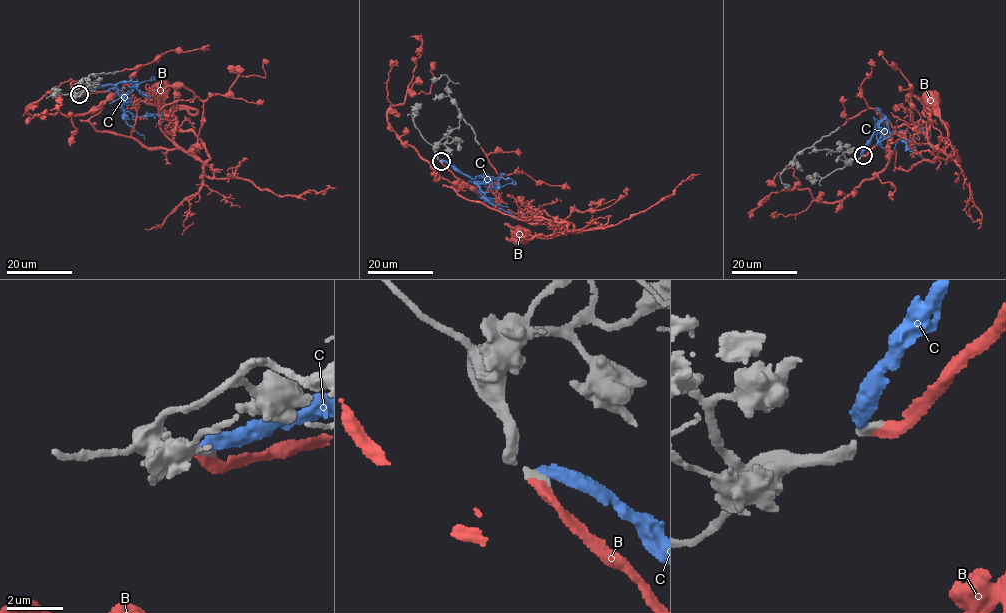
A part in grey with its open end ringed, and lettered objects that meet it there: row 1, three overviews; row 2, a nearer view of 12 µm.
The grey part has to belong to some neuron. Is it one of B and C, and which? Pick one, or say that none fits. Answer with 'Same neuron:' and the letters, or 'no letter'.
Same neuron: B

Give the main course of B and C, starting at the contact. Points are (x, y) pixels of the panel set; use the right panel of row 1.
B: (863, 155), (896, 128), (922, 119), (929, 123), (931, 146), (944, 152), (949, 146), (948, 125), (929, 101)
C: (862, 155), (875, 131), (891, 131), (906, 142), (915, 141), (922, 131), (918, 126)

